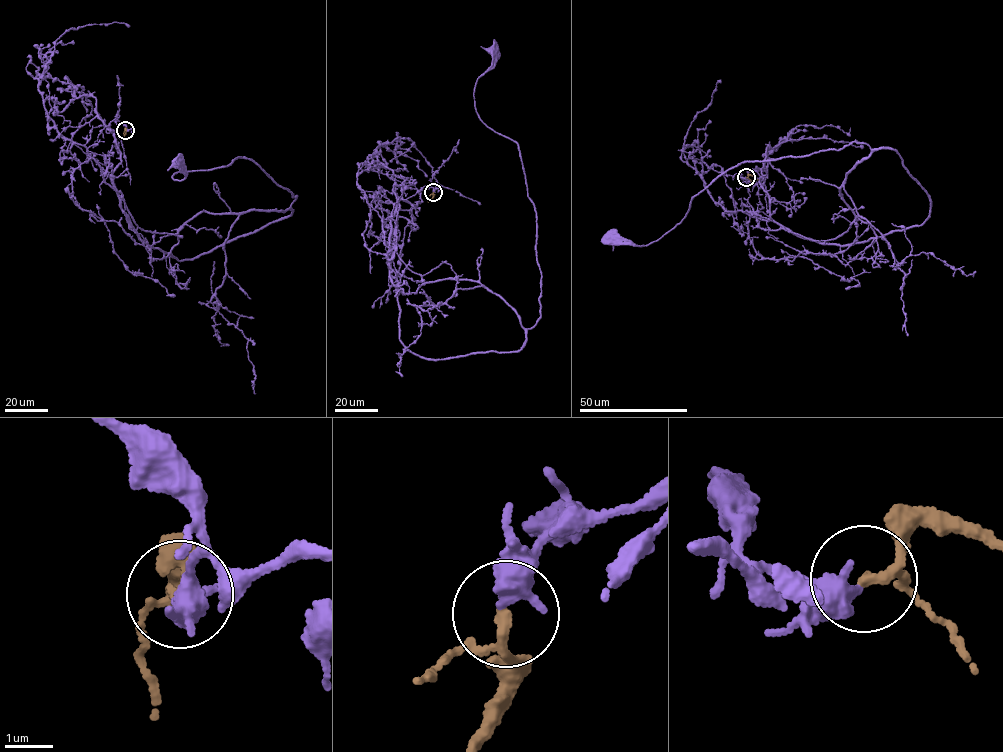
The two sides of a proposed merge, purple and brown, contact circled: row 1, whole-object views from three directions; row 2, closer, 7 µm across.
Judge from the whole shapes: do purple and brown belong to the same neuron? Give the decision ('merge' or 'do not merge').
do not merge

